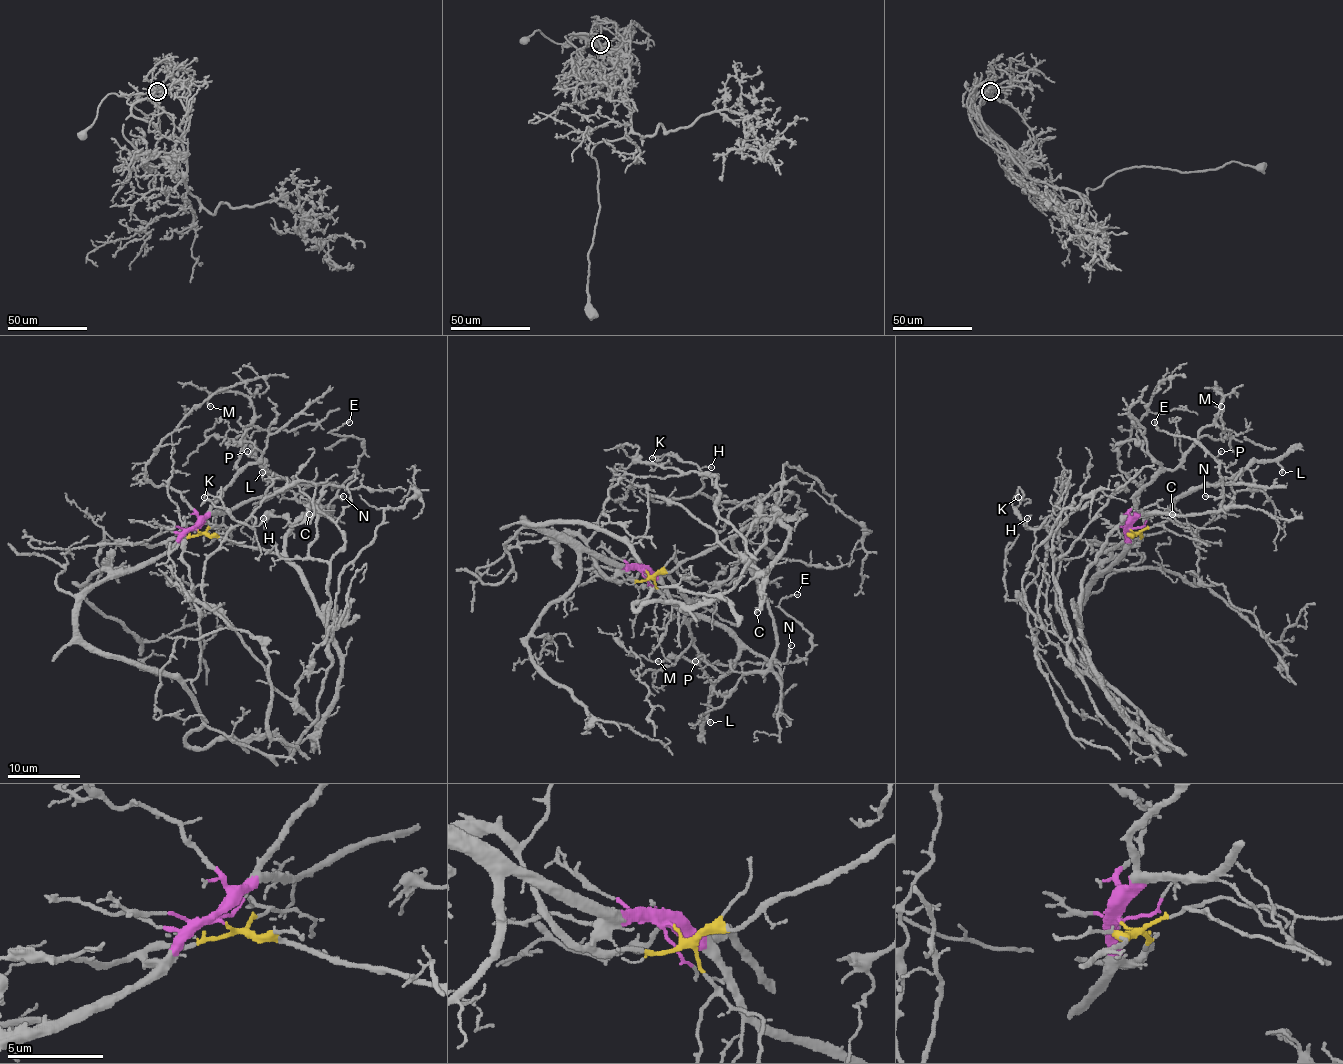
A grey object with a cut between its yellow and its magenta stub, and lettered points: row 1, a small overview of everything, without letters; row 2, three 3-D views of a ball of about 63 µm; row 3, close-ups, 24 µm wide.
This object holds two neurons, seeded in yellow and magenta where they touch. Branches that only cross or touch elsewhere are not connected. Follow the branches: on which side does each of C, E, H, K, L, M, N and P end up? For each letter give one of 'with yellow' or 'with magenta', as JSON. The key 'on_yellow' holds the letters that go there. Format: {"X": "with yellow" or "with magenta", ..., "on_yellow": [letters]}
{"C": "with yellow", "E": "with yellow", "H": "with yellow", "K": "with yellow", "L": "with magenta", "M": "with magenta", "N": "with yellow", "P": "with magenta", "on_yellow": ["C", "E", "H", "K", "N"]}

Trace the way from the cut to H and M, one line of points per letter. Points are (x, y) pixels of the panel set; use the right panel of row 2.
H: (1129, 531), (1082, 580), (1080, 631), (1129, 722), (1066, 627), (1058, 523), (1031, 529), (1027, 518)
M: (1129, 531), (1135, 496), (1160, 472), (1171, 471), (1197, 434), (1215, 418), (1222, 399), (1217, 392), (1220, 407)

